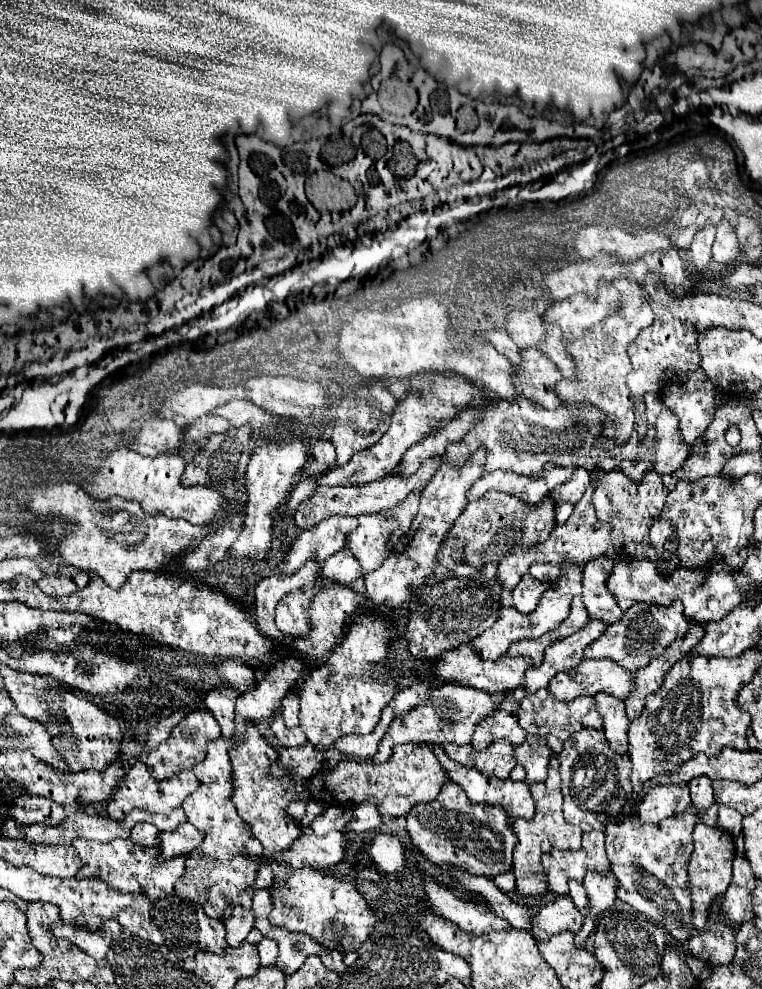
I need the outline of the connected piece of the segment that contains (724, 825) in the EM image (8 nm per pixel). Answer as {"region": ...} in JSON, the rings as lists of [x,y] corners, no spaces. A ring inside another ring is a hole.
{"region":[[[720,806],[718,826],[736,838],[742,832],[742,816],[740,816],[740,812],[736,812],[734,808],[728,808],[728,806]]]}

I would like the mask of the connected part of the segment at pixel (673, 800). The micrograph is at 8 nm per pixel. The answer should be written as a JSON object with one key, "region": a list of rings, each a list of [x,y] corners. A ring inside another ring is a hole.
{"region":[[[656,786],[646,792],[638,806],[638,818],[642,822],[662,822],[690,806],[688,786]]]}

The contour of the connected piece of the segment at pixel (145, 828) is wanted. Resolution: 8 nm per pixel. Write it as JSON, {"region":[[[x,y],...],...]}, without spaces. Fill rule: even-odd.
{"region":[[[136,824],[130,832],[130,840],[144,846],[156,846],[160,844],[160,832],[152,824]]]}

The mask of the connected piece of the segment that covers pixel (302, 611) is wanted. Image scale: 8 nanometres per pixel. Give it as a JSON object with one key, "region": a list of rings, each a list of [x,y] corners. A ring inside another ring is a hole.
{"region":[[[318,586],[294,590],[278,602],[278,606],[276,606],[276,626],[284,634],[292,634],[292,636],[308,634],[310,624],[306,620],[306,610],[310,608],[310,600],[318,590],[320,590]]]}

